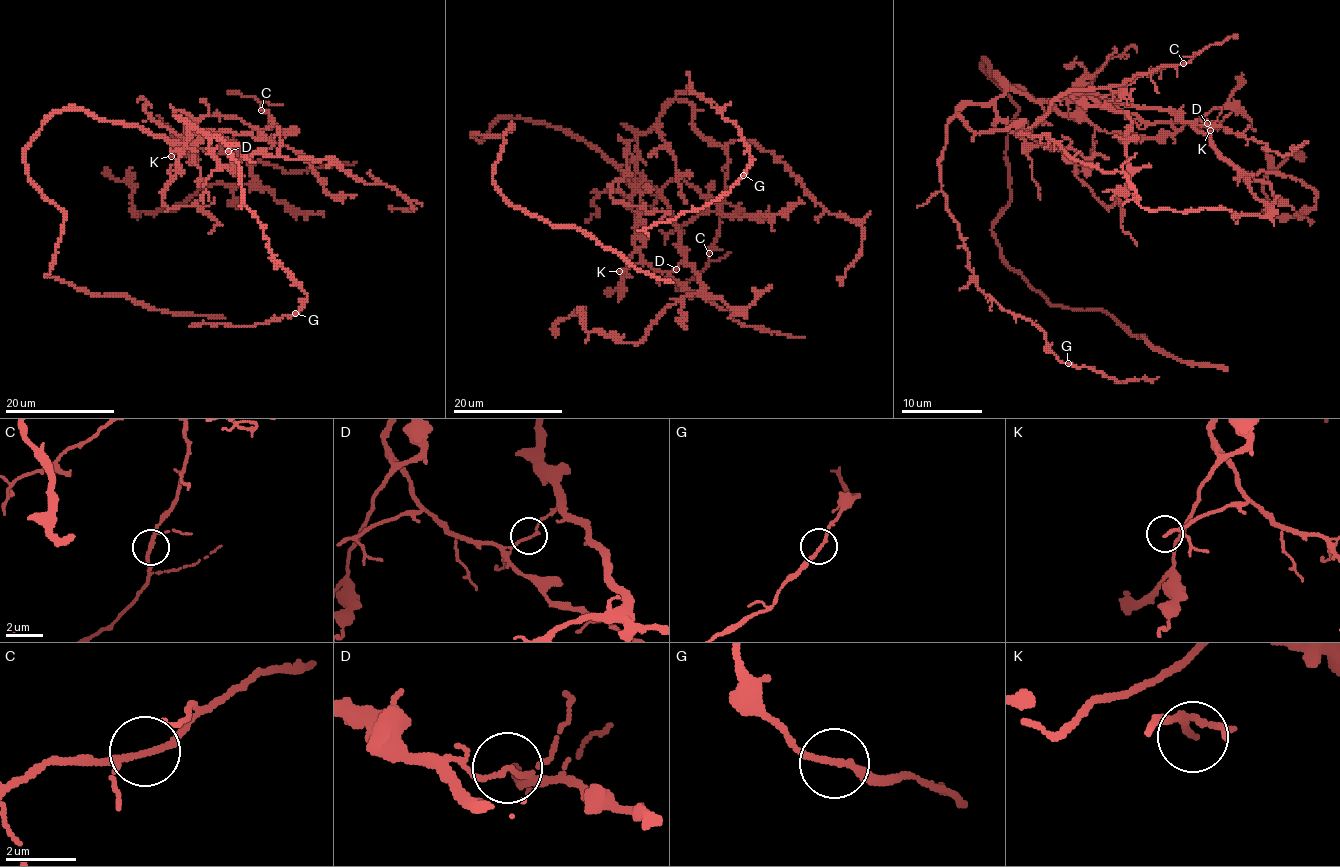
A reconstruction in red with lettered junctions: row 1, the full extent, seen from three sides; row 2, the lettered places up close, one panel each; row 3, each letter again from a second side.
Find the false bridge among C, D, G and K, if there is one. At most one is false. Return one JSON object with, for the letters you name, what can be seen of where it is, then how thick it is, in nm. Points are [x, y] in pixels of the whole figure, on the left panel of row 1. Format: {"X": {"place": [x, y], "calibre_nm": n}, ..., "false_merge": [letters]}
{"D": {"place": [228, 151], "calibre_nm": 120}, "false_merge": ["D"]}

